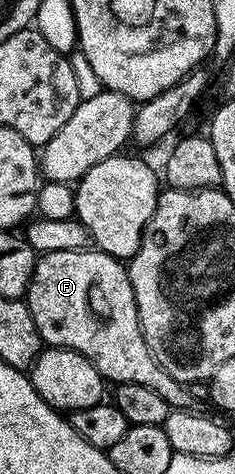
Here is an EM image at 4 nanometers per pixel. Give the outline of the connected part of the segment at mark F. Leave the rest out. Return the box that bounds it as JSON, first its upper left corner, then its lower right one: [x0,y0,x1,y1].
[25,248,197,410]

